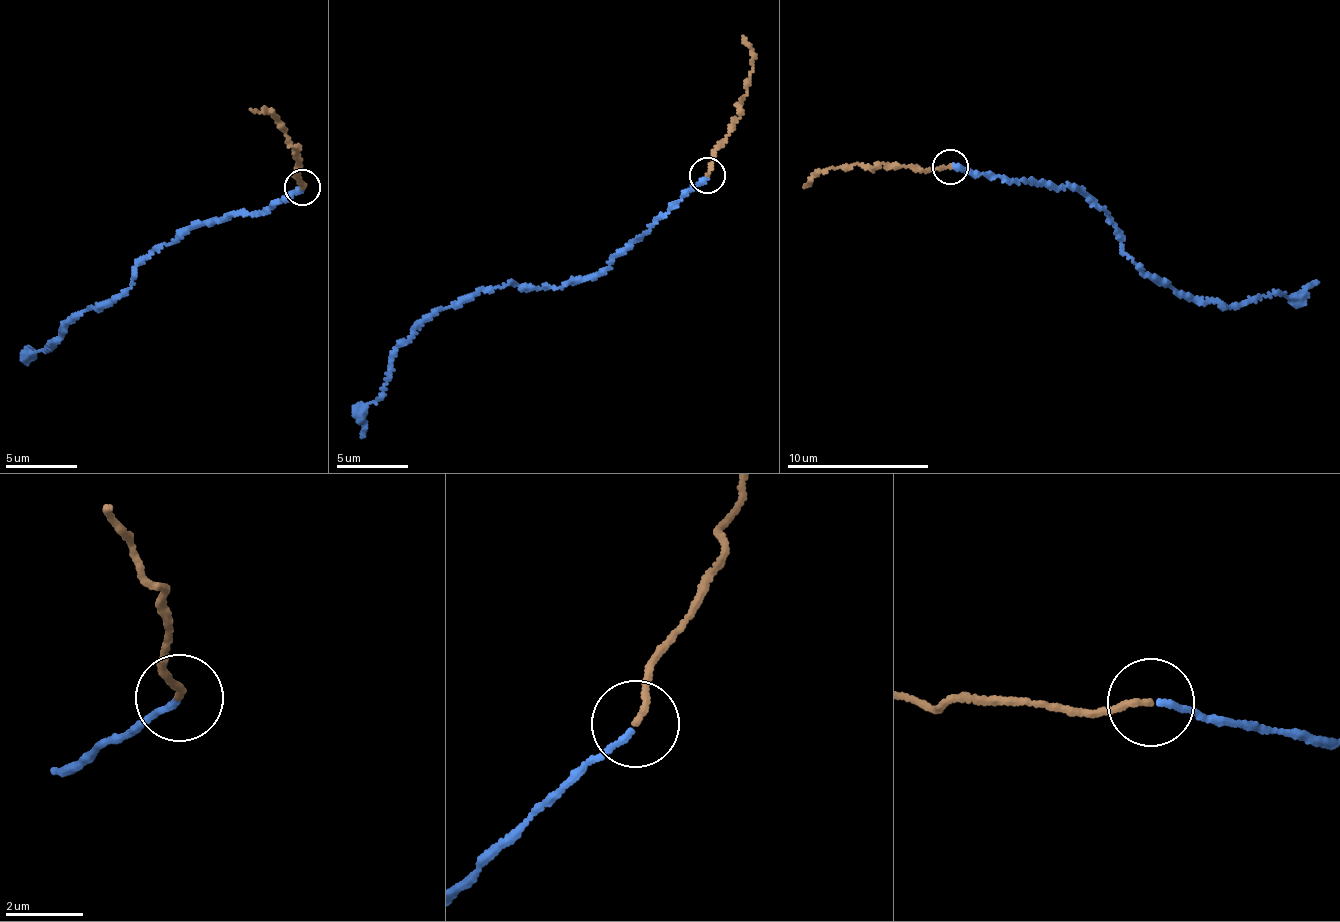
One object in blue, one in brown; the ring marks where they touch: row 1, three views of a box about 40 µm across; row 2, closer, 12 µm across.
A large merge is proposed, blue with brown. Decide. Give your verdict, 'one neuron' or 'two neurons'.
two neurons

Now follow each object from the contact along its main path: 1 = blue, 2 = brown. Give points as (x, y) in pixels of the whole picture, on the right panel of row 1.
1: (953, 167), (1050, 189), (1069, 184), (1103, 209), (1140, 271), (1180, 294), (1236, 306), (1318, 282)
2: (950, 168), (925, 172), (857, 163), (812, 174), (804, 187)

